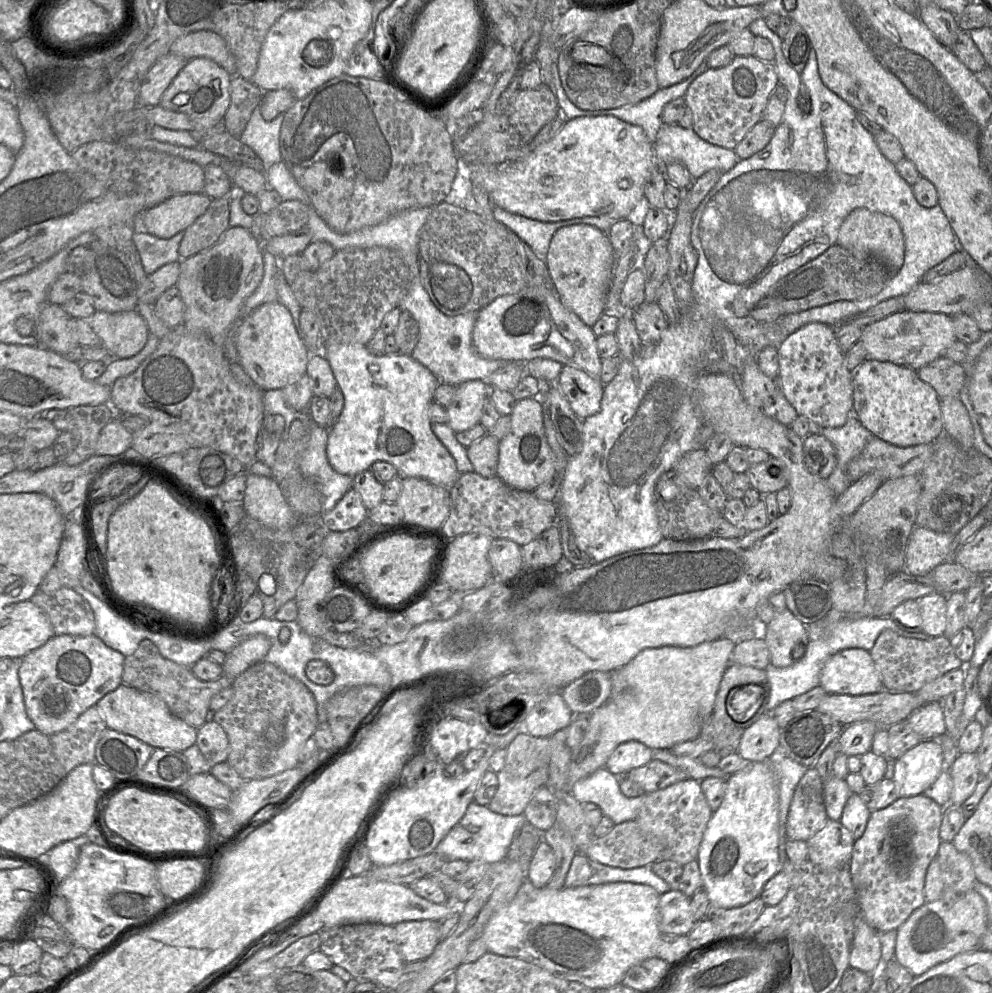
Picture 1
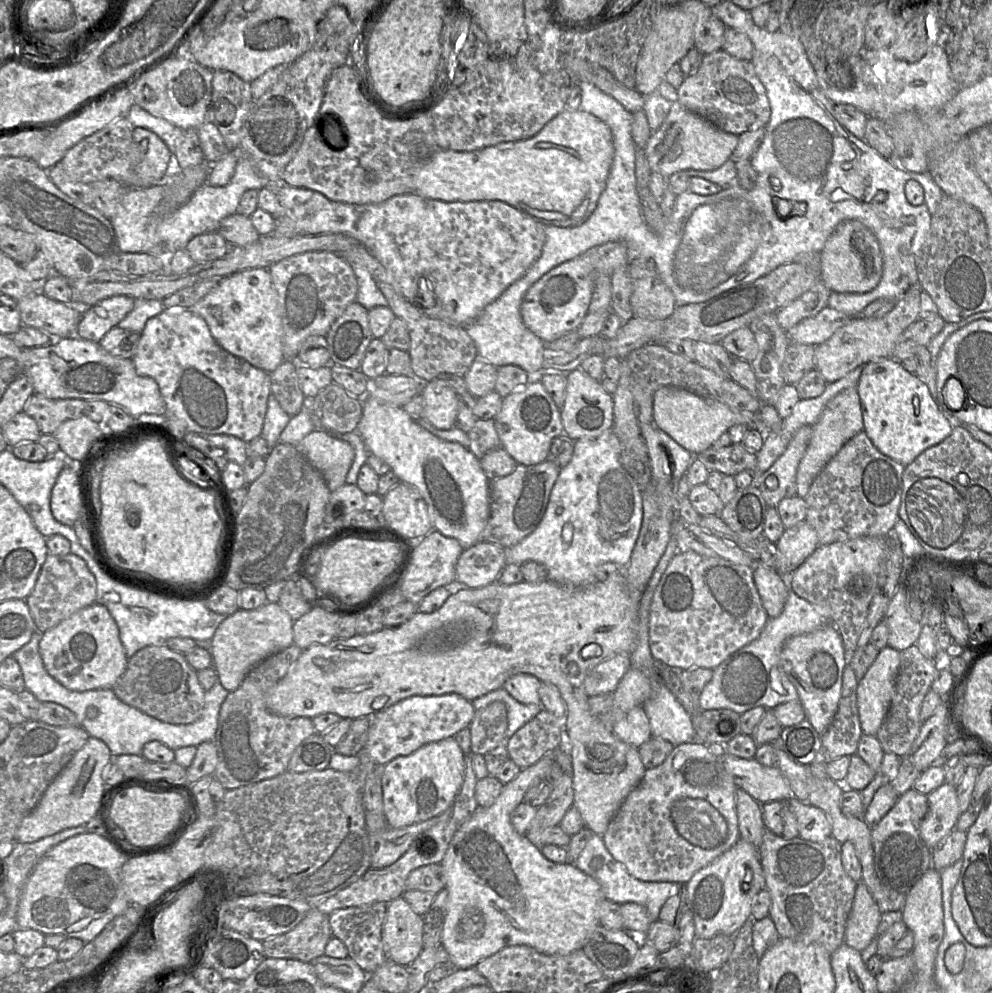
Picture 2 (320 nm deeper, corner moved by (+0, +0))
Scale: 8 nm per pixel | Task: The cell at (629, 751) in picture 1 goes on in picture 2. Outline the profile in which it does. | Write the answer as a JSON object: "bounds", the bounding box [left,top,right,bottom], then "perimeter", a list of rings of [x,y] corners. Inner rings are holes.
{"bounds":[613,706,652,749],"perimeter":[[[643,706],[631,709],[613,725],[613,733],[624,743],[637,749],[652,738],[649,718]]]}

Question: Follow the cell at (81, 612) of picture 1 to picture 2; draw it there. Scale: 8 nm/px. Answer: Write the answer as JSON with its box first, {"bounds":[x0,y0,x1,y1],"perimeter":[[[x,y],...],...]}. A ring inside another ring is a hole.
{"bounds":[26,553,96,633],"perimeter":[[[72,553],[64,556],[48,554],[26,603],[35,627],[44,633],[78,610],[95,603],[96,591],[96,579],[82,558]]]}

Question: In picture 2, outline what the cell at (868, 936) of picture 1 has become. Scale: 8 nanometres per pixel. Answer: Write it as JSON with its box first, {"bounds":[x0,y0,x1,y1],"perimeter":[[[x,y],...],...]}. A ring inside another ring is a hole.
{"bounds":[844,882,881,951],"perimeter":[[[858,882],[846,922],[844,943],[857,951],[864,950],[876,935],[881,916],[865,884]]]}

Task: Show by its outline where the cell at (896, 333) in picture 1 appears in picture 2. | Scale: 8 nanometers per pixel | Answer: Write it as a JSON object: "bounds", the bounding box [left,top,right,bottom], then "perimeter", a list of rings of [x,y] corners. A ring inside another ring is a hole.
{"bounds":[814,286,920,383],"perimeter":[[[912,286],[893,309],[877,319],[861,316],[839,328],[828,340],[817,345],[814,353],[815,368],[827,383],[837,381],[861,365],[881,358],[892,358],[896,343],[904,331],[919,319],[920,286]]]}

